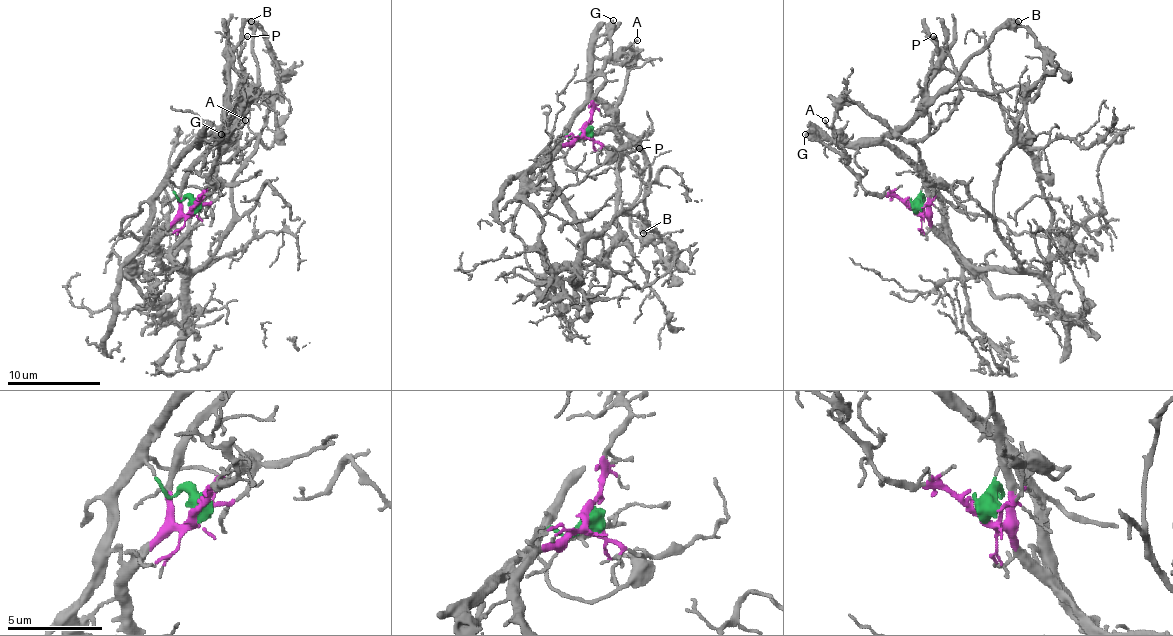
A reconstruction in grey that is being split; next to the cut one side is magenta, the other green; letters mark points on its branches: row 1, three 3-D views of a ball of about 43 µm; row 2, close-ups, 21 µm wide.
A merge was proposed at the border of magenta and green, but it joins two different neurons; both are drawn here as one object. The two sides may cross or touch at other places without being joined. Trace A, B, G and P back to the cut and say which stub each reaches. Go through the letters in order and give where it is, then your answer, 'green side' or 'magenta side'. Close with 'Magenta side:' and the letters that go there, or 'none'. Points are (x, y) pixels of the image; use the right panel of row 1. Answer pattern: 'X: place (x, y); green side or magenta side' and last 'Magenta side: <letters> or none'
A: place (825, 120); green side
B: place (1018, 21); green side
G: place (805, 134); green side
P: place (933, 36); green side
Magenta side: none

